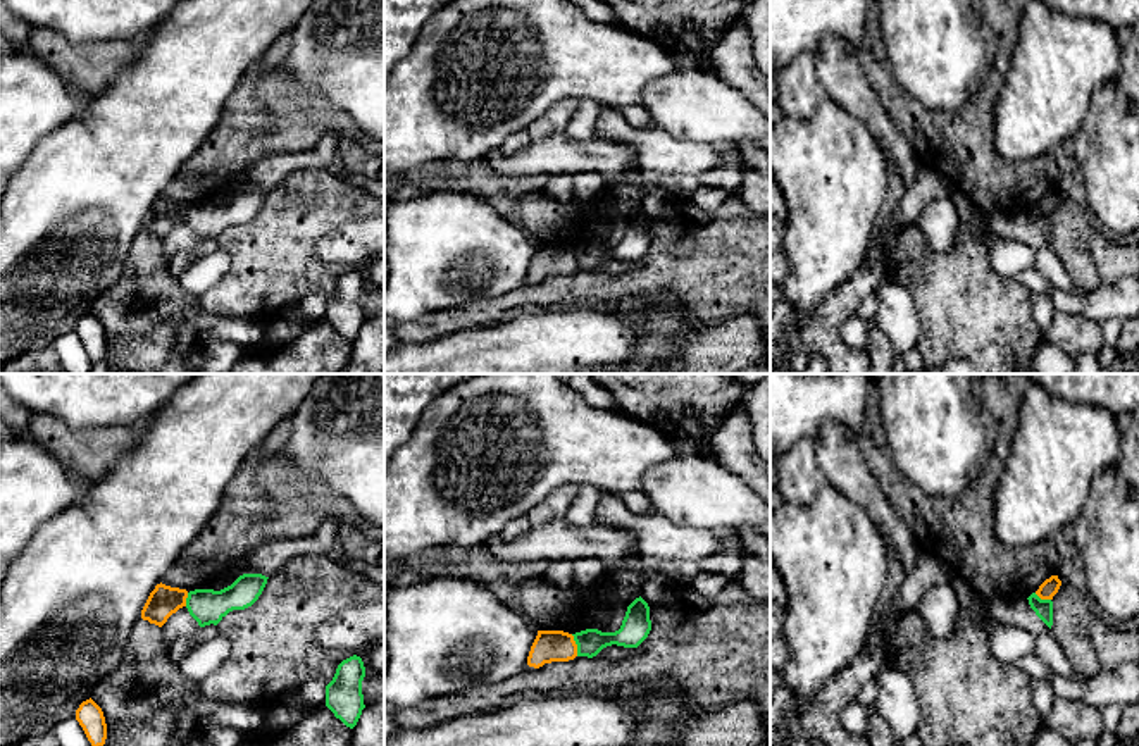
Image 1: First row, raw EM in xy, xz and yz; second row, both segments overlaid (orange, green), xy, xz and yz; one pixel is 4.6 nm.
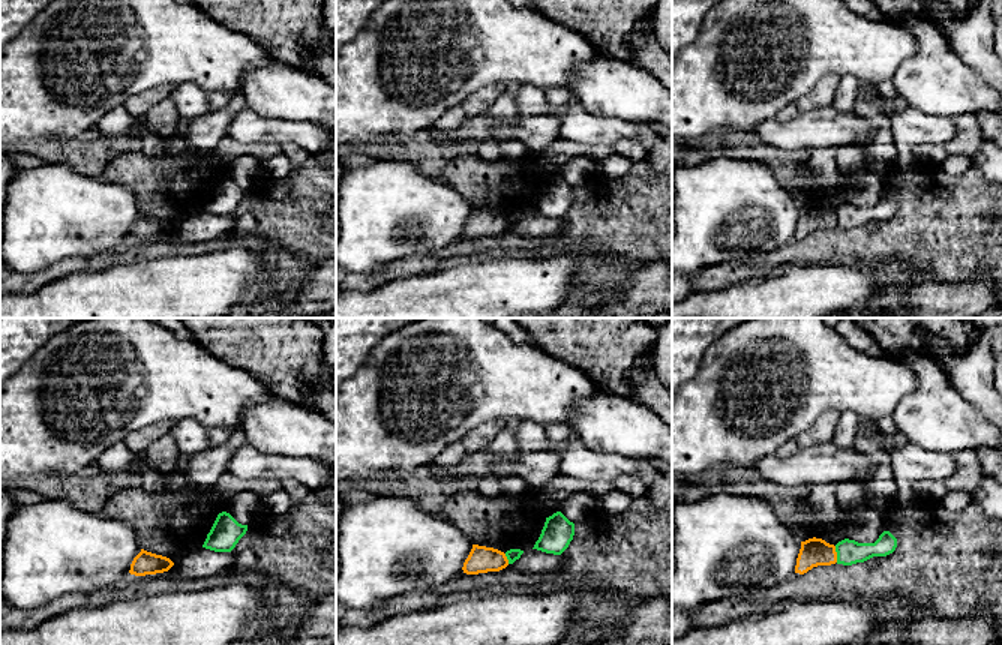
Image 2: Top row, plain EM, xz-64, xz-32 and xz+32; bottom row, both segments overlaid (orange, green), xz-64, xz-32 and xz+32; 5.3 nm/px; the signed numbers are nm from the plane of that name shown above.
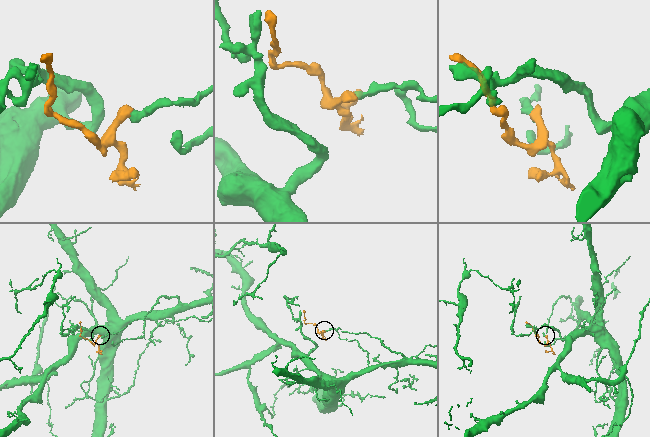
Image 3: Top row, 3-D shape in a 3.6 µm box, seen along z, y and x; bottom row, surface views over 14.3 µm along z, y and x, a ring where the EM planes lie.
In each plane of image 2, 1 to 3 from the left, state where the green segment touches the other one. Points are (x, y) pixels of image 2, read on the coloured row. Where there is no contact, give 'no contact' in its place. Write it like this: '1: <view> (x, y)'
1: no contact
2: xz-32 (506, 558)
3: xz+32 (836, 554)

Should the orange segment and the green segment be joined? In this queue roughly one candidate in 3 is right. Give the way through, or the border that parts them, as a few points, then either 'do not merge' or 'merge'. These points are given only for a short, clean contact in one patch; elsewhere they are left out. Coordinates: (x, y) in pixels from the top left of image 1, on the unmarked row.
border along xz (571, 248), (578, 269); do not merge

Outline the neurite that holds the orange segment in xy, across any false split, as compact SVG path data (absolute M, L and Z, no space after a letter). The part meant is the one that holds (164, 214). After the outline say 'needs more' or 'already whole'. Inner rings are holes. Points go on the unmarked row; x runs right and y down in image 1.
M160 196L150 207L141 224L141 233L162 241L172 227L186 221L186 212L186 203L171 202Z | already whole

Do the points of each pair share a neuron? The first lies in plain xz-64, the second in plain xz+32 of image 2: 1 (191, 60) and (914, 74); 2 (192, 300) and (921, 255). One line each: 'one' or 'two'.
1: two
2: two

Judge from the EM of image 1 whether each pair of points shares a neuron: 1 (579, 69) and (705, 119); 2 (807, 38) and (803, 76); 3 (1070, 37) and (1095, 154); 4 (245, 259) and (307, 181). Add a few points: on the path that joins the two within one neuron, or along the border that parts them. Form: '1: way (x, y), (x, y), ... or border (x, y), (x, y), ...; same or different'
1: border (674, 68), (647, 88), (641, 104); different
2: border (817, 57), (798, 52), (788, 62); different
3: border (1110, 81), (1095, 92), (1081, 130), (1072, 138); different
4: way (264, 240), (304, 200); same

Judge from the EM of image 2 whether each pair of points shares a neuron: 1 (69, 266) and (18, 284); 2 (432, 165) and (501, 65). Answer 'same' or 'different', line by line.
1: same
2: different

